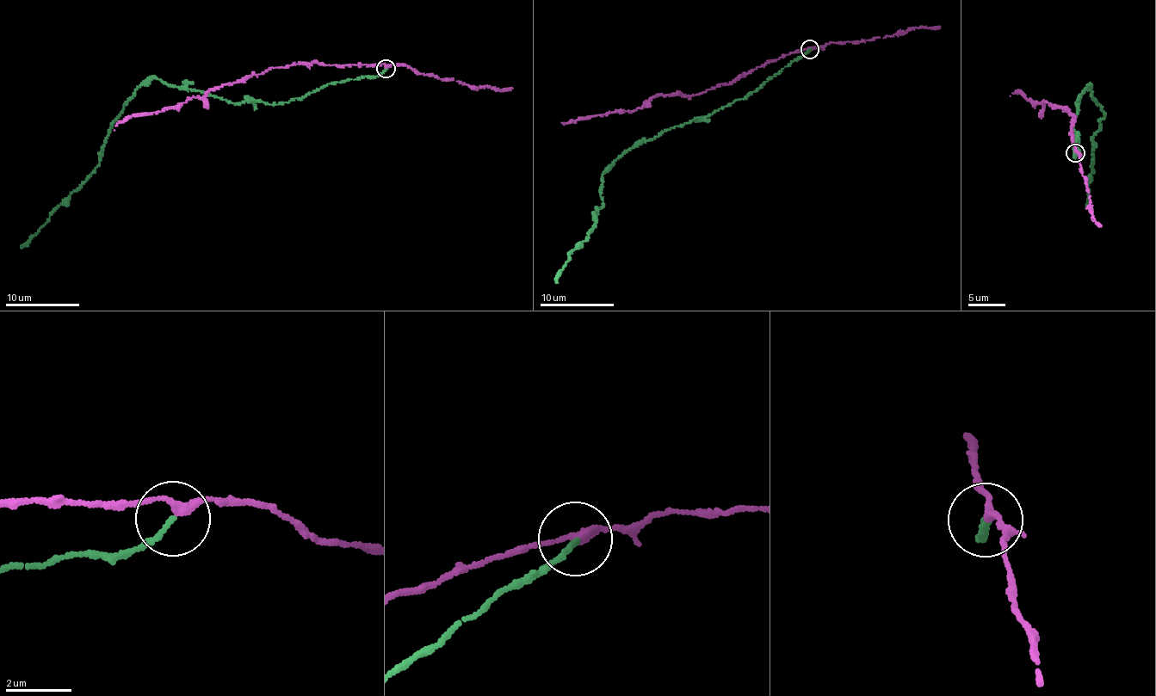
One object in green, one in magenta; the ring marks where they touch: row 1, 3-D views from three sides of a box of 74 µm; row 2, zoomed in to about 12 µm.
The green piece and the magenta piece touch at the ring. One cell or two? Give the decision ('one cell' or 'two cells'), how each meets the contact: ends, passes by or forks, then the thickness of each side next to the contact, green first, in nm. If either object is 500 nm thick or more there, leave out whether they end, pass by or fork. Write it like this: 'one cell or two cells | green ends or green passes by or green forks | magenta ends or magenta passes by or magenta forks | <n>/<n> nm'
two cells | green ends | magenta passes by | 150/220 nm

